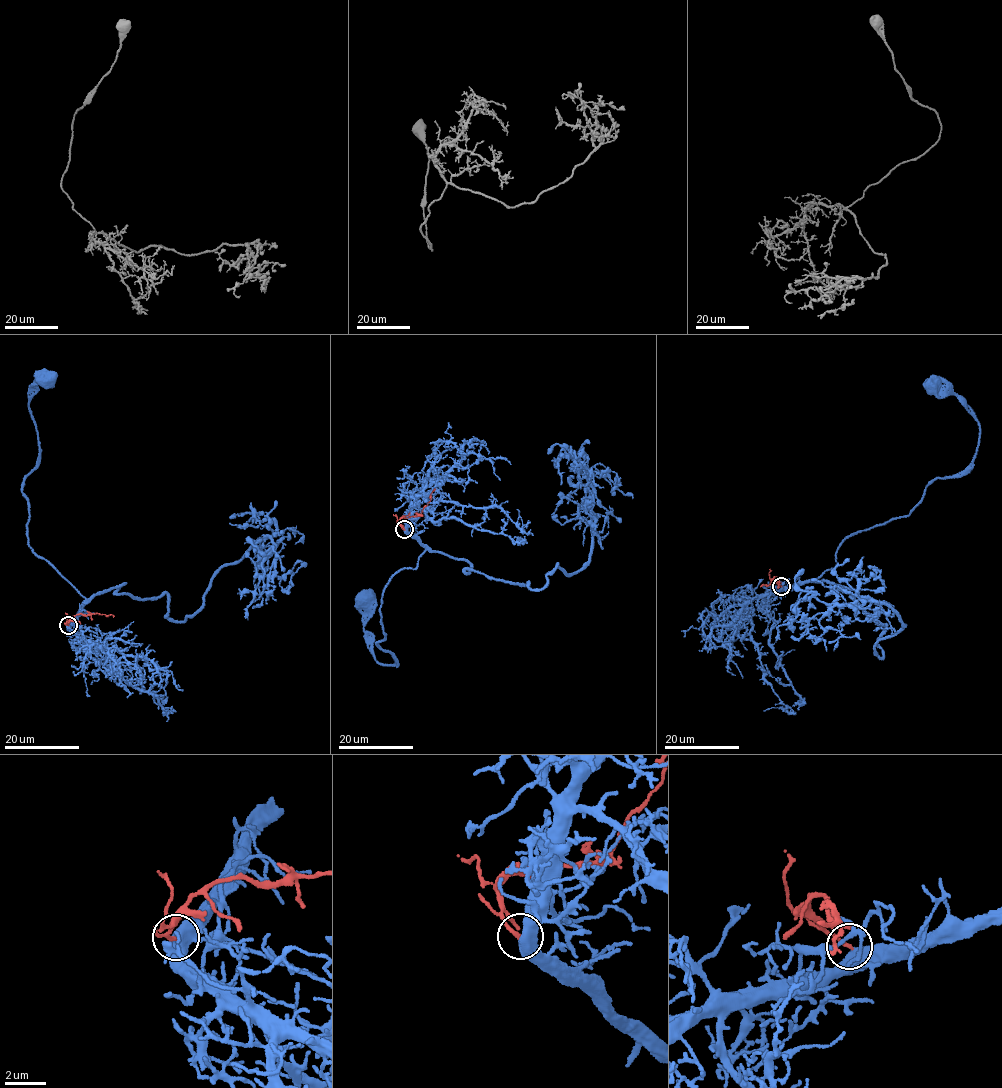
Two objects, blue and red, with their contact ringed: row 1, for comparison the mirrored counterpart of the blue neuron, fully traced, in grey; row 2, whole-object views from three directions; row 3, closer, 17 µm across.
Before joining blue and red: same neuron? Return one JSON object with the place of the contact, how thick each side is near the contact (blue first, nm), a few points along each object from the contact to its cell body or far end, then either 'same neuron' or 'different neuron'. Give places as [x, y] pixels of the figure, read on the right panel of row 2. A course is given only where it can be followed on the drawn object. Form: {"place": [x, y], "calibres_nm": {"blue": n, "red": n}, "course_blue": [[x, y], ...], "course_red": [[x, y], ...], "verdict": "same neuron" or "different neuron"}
{"place": [781, 586], "calibres_nm": {"blue": 480, "red": 170}, "course_blue": [[782, 587], [834, 568], [842, 542], [909, 515], [928, 483], [972, 462], [979, 432], [975, 412], [935, 384]], "course_red": [[781, 586], [774, 577], [779, 583], [761, 586]], "verdict": "same neuron"}

